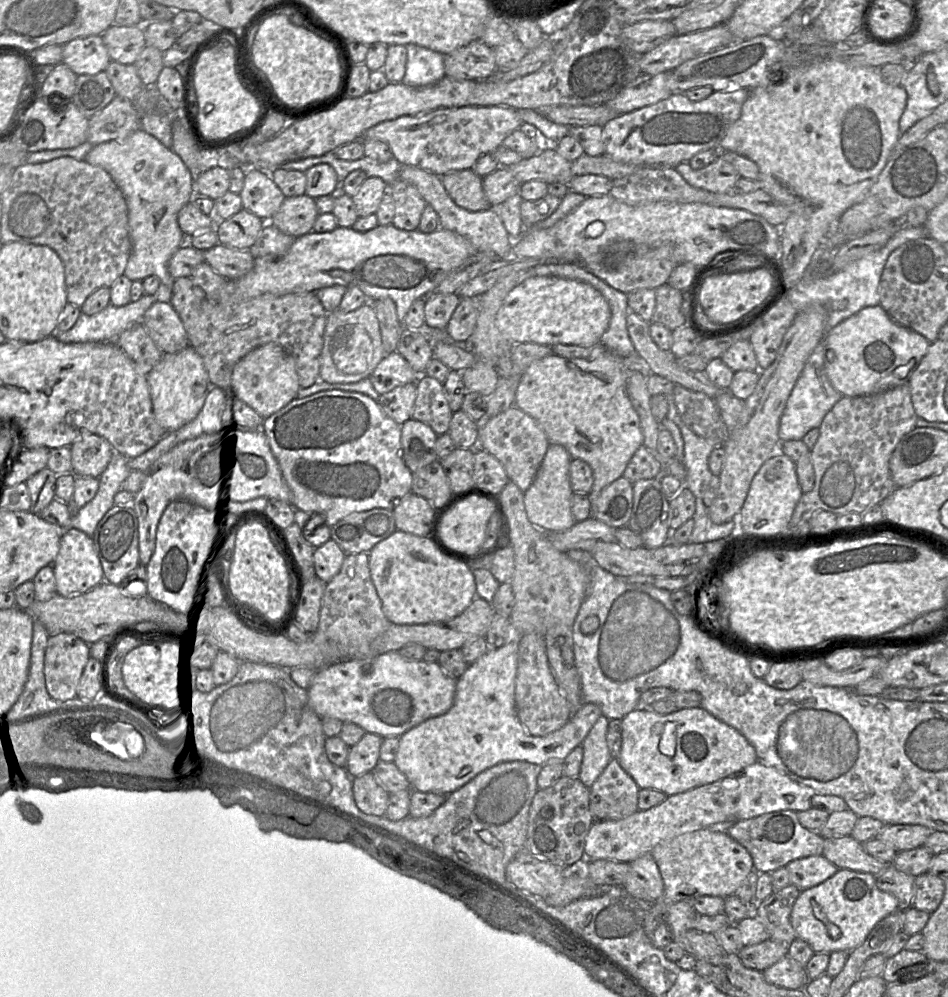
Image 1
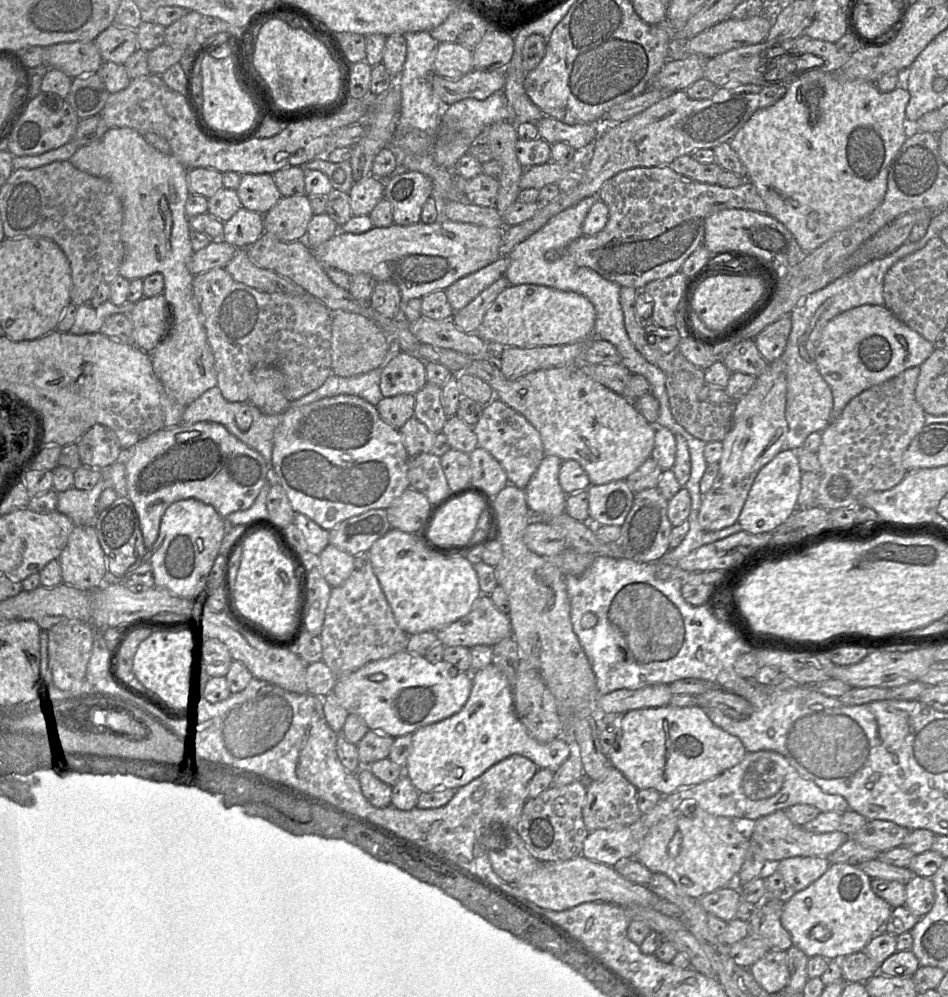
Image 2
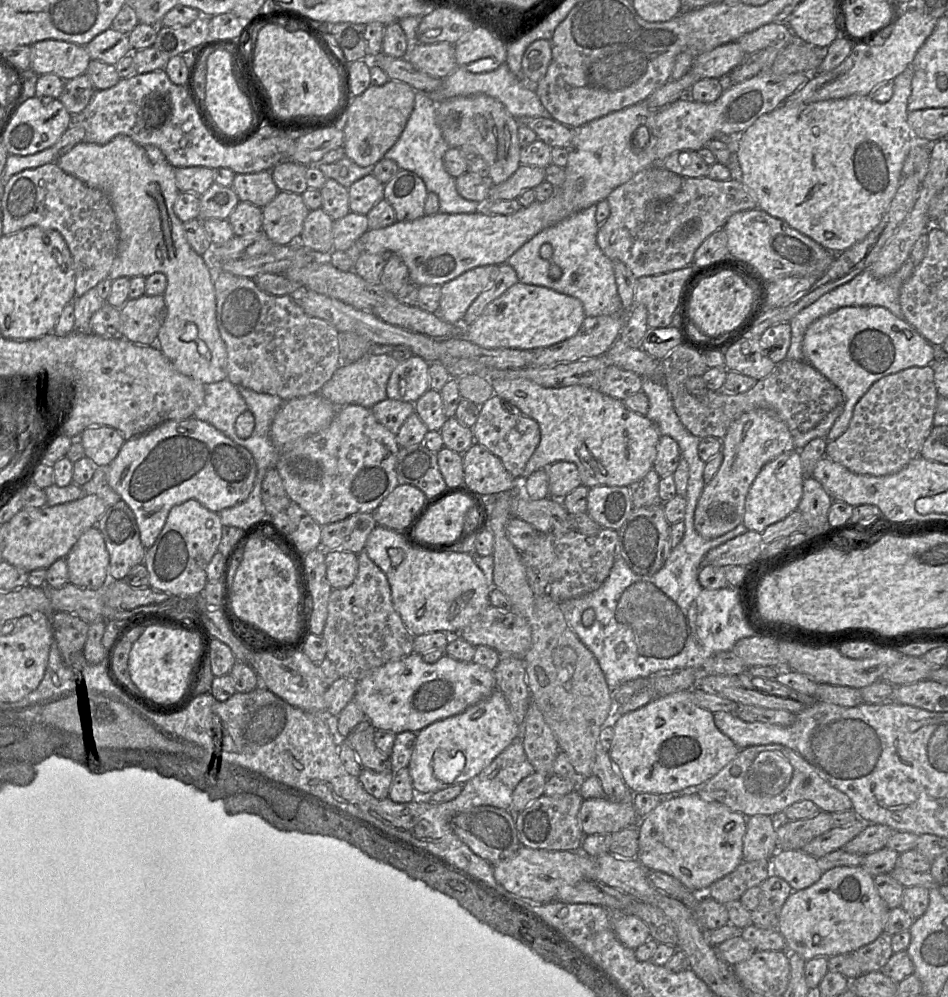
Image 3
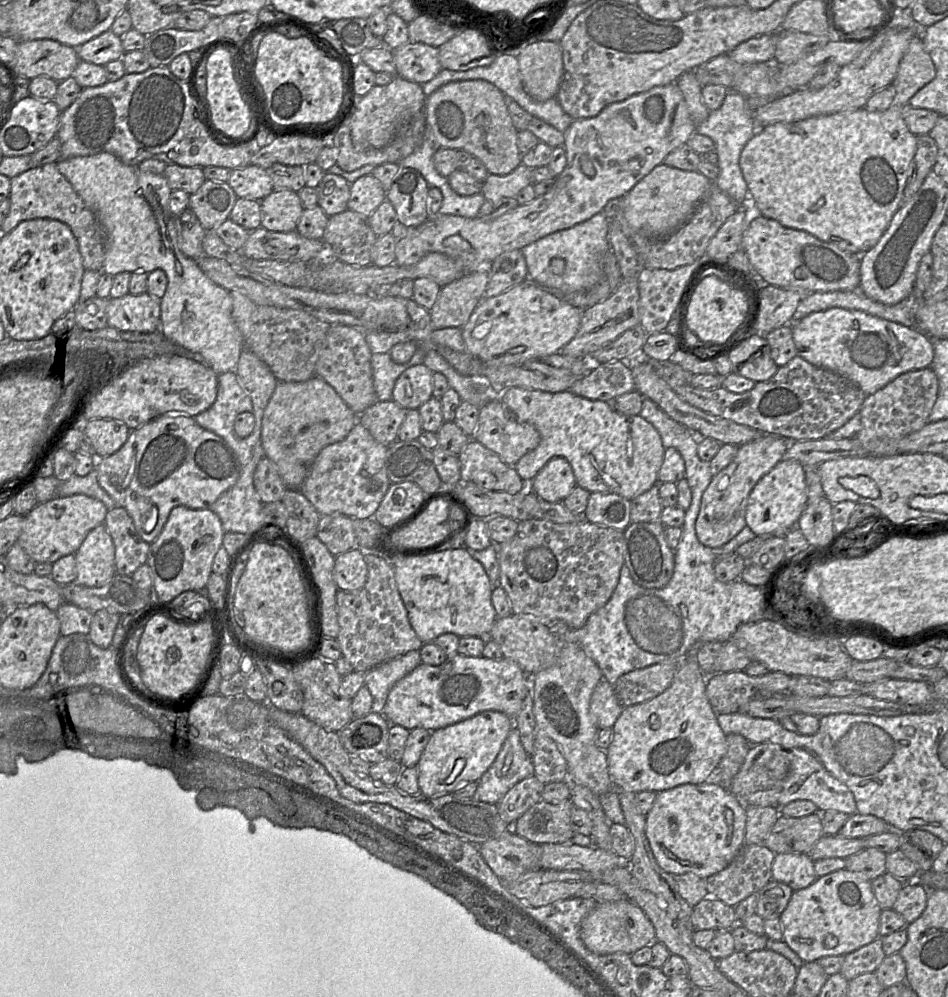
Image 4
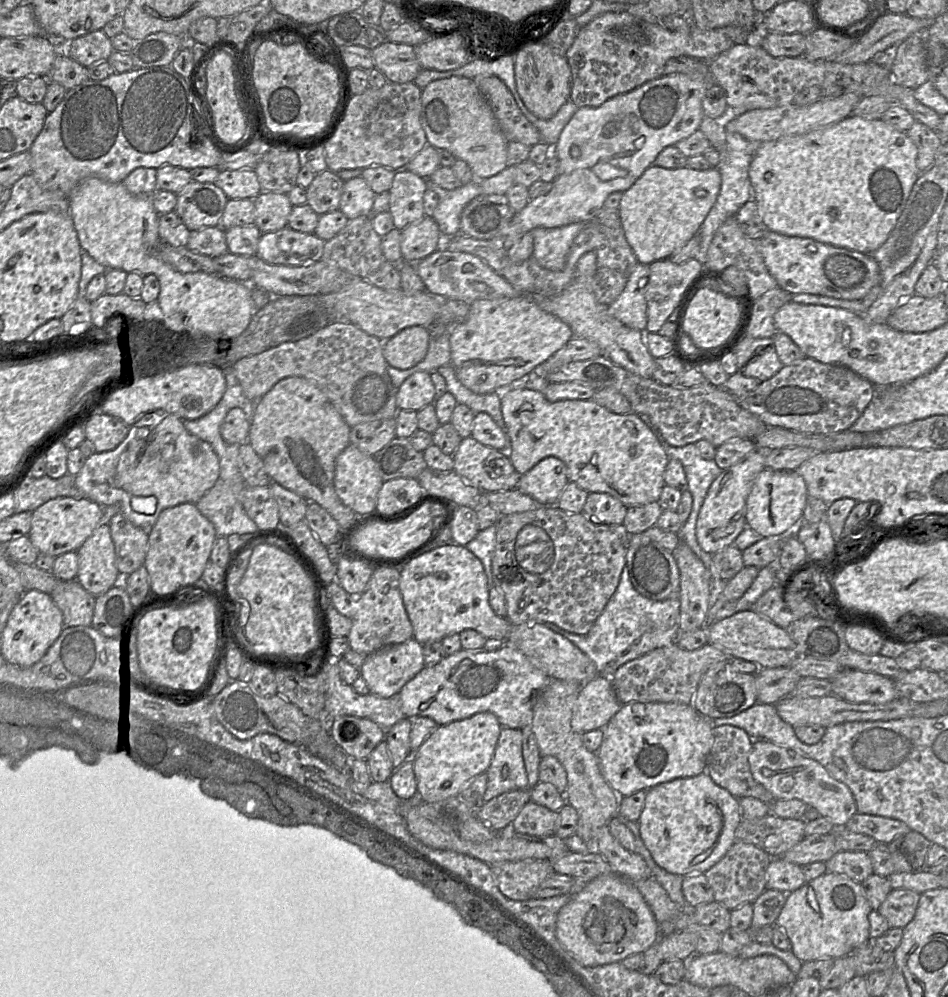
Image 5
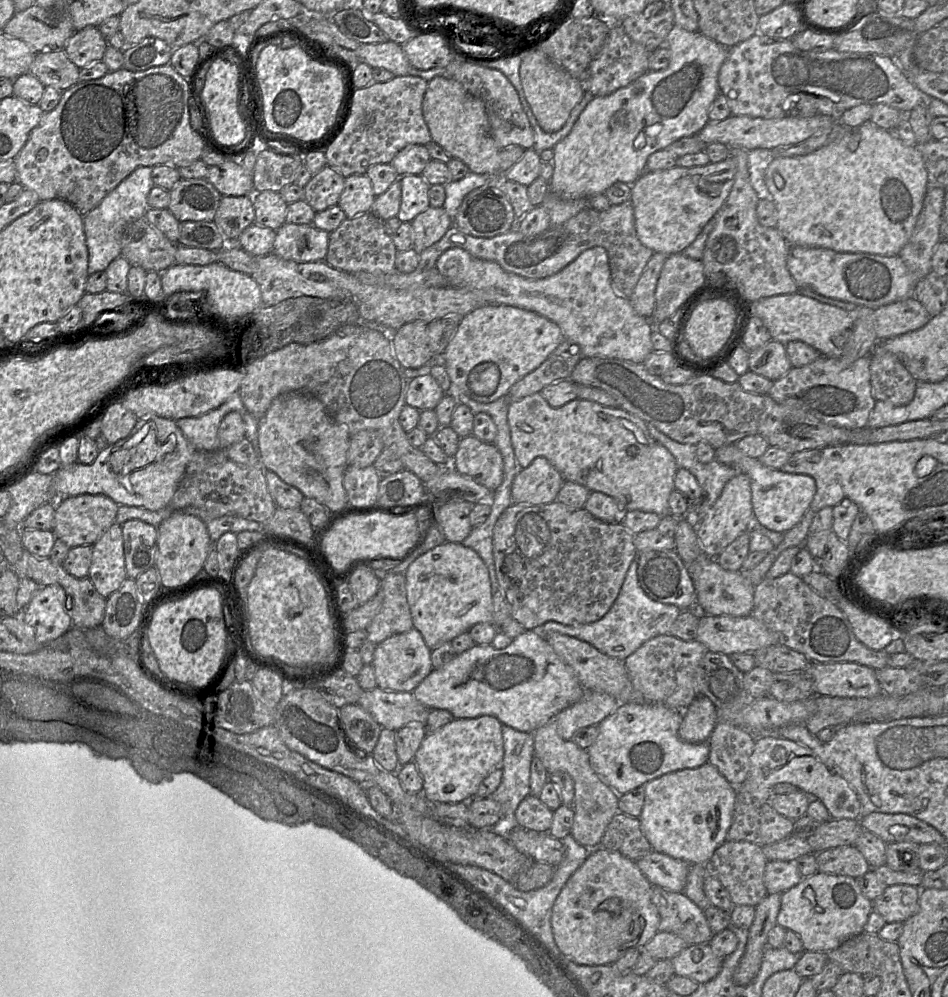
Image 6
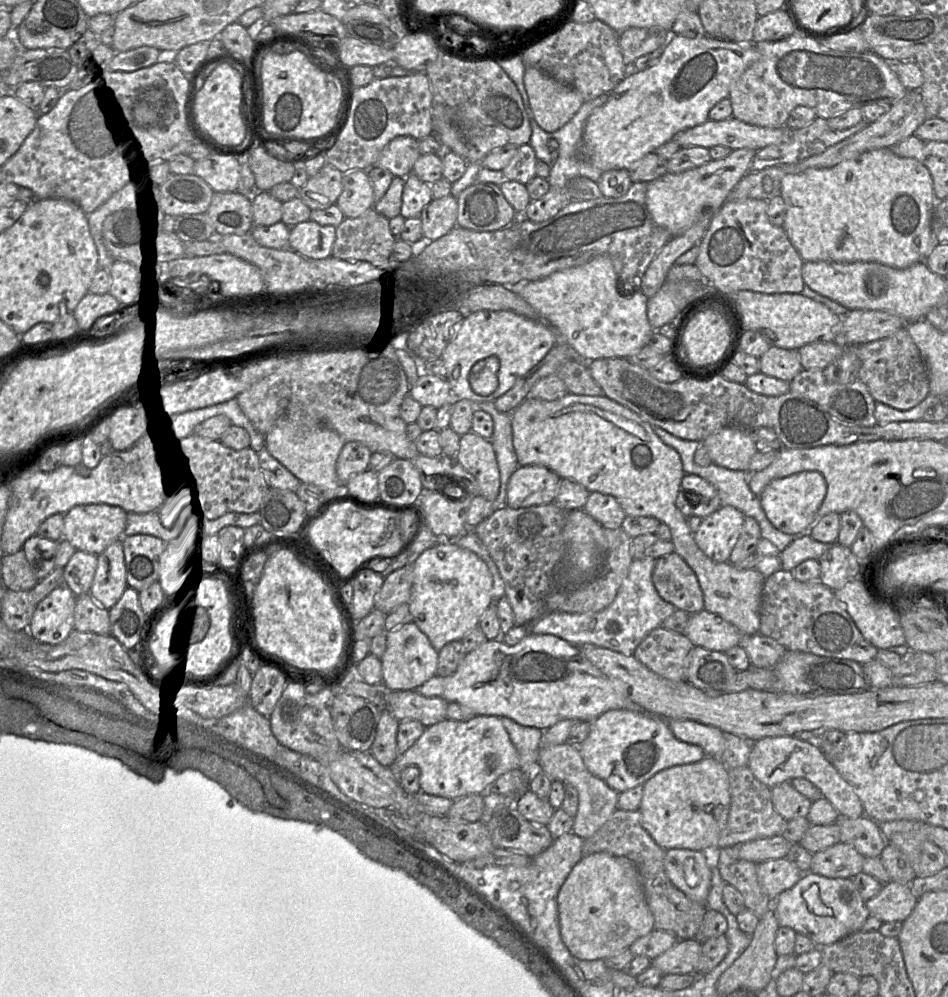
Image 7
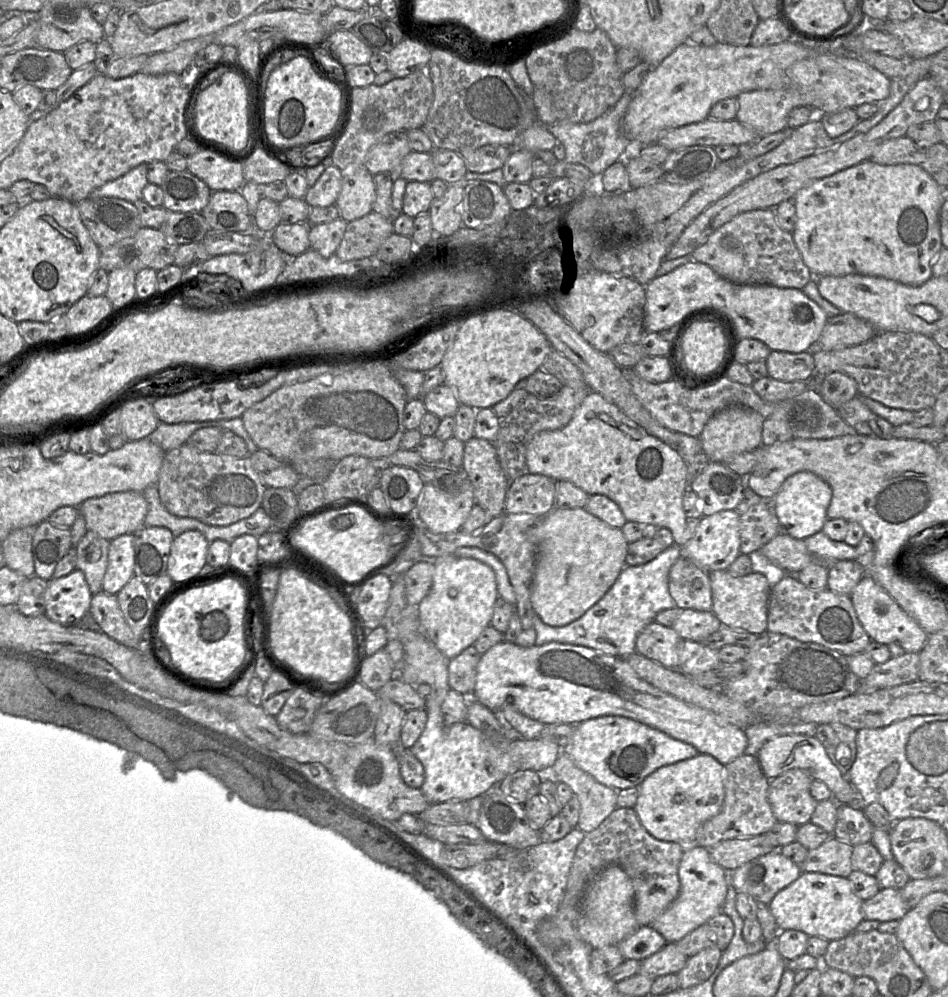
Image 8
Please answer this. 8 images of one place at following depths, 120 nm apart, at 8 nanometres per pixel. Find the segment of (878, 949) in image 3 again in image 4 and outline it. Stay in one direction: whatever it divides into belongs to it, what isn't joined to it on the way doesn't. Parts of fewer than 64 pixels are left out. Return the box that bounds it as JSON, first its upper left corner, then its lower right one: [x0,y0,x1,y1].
[839,937,885,981]

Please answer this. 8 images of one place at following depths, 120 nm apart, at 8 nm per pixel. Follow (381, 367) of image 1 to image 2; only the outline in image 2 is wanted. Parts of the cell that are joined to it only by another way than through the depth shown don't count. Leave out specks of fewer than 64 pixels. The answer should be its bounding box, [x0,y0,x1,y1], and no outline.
[380,352,427,397]

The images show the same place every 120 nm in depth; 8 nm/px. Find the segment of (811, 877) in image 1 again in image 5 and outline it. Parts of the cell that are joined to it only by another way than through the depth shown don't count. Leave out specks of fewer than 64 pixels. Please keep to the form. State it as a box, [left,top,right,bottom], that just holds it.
[766,857,806,892]

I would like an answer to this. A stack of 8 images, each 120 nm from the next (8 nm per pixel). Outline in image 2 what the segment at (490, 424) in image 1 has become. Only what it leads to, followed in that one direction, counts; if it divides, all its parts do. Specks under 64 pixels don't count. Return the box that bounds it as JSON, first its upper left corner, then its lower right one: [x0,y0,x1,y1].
[473,398,546,489]

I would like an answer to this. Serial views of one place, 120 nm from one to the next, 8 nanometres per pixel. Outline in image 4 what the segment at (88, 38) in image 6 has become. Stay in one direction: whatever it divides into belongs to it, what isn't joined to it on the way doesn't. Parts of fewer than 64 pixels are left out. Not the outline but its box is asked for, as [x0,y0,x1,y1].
[77,29,124,66]

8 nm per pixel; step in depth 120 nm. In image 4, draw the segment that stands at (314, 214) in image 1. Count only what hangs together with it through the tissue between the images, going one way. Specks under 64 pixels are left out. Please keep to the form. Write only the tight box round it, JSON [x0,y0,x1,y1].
[260,189,304,232]

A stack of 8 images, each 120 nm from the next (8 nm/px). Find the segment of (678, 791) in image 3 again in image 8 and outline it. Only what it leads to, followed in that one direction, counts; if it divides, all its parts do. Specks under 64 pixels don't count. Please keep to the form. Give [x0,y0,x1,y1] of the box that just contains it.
[562,716,699,791]

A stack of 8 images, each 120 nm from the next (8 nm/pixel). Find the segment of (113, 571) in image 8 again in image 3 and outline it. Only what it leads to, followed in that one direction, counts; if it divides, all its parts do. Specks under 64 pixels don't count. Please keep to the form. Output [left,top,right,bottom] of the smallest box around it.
[66,526,110,590]

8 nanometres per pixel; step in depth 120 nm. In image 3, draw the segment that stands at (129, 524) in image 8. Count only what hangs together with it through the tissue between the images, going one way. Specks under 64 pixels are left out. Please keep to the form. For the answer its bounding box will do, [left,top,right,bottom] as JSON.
[2,494,107,572]

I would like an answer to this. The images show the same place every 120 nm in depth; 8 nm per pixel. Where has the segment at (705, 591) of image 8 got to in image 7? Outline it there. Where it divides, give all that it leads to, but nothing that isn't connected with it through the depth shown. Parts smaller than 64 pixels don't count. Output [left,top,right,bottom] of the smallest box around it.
[652,552,704,615]

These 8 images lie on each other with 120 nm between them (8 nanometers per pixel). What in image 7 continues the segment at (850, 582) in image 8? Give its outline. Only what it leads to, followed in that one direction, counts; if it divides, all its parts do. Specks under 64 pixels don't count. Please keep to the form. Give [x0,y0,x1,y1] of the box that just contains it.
[818,543,862,591]

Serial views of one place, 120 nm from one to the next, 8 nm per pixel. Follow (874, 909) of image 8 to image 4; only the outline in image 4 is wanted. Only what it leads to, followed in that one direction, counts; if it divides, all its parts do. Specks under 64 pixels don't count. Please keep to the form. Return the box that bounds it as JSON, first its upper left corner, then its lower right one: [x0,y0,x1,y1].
[891,881,929,924]

